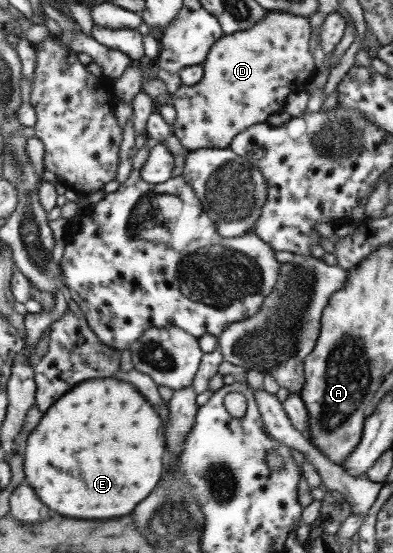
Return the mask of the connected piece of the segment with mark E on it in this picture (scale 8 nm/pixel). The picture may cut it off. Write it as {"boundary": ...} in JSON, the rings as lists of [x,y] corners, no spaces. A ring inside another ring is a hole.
{"boundary":[[[96,378],[60,398],[26,446],[26,480],[40,500],[70,518],[132,514],[164,474],[166,427],[159,411],[132,384]]]}

